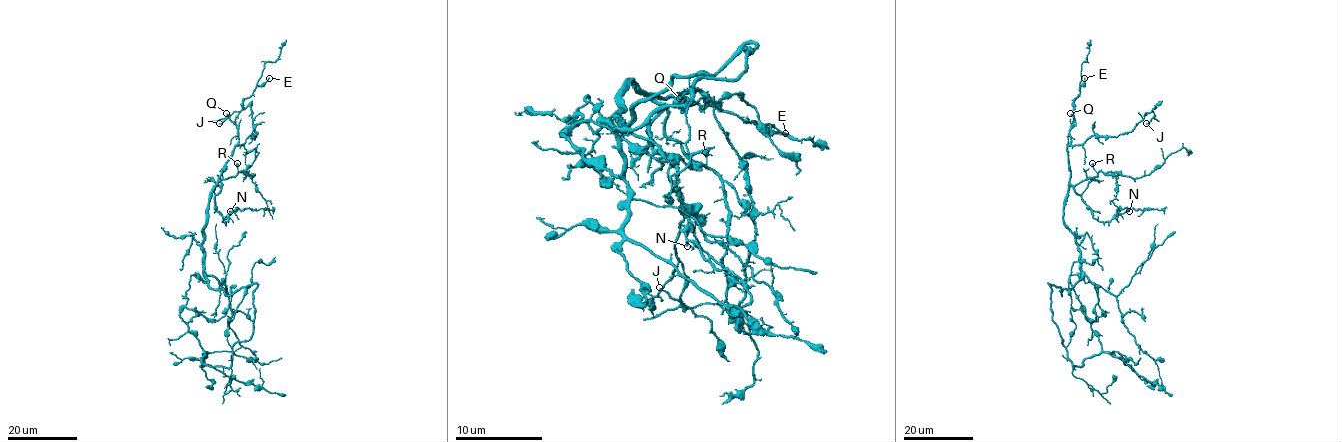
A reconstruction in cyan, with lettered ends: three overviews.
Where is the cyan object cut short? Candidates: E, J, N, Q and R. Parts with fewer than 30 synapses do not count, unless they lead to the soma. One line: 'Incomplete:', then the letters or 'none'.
Incomplete: Q

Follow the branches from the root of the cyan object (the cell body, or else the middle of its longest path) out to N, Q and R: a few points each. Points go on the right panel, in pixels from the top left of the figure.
N: (1061, 294), (1081, 273), (1078, 244), (1063, 220), (1067, 190), (1072, 186), (1099, 221), (1108, 222), (1129, 211)
Q: (1061, 294), (1081, 273), (1078, 244), (1063, 220), (1070, 174), (1067, 145), (1074, 125), (1070, 113)
R: (1061, 294), (1081, 273), (1080, 249), (1063, 220), (1063, 203), (1070, 186), (1095, 177), (1092, 163)

